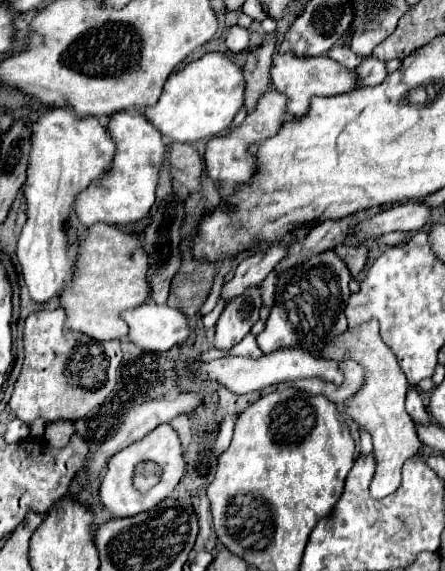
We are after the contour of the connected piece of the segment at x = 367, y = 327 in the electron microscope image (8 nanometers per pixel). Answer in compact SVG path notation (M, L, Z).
M377 321L363 323L357 331L345 331L343 335L335 337L321 351L321 355L325 355L325 357L333 357L337 361L355 359L357 363L361 363L365 367L365 375L367 375L365 387L361 389L361 395L357 395L357 399L351 399L345 405L345 411L349 413L349 417L353 421L359 423L359 427L367 429L373 437L373 453L377 459L377 473L371 483L373 499L391 495L401 483L403 463L409 457L419 455L419 451L421 451L421 441L417 439L413 419L405 411L405 391L407 391L409 383L407 383L405 375L401 375L401 371L397 367L397 359L393 359L389 347L385 347L385 343L381 343L377 329L379 329Z

